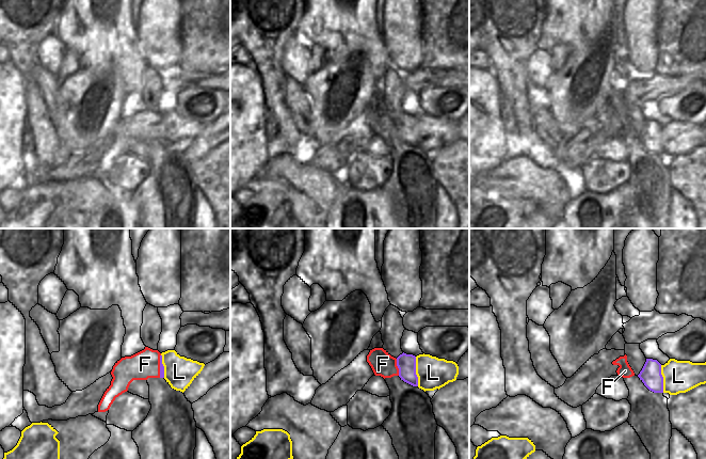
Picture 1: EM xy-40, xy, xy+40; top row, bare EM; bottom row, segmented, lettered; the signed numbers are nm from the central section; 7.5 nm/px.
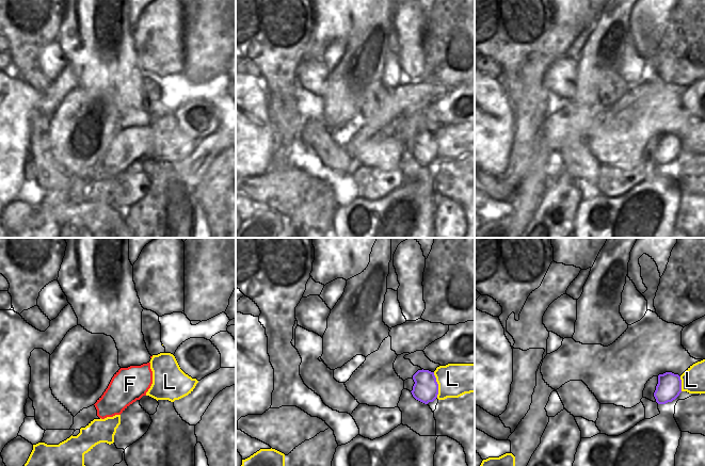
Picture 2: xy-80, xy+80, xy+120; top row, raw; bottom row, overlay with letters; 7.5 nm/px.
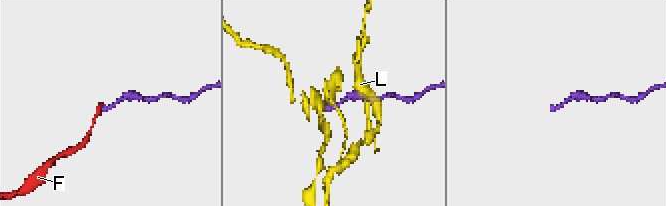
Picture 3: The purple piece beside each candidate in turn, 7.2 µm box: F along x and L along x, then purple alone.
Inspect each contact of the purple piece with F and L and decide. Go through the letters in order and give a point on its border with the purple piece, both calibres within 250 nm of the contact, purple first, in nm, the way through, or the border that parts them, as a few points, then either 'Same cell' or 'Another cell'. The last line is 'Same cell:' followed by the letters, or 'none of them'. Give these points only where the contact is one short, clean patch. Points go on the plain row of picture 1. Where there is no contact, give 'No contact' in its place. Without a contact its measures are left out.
F: Touches purple at xy-40 (160, 127). Thickness 30 nm (purple) against 220 nm. Same cell
L: Touches purple at xy (415, 132). Thickness 140 nm (purple) against 240 nm. Another cell
Same cell: F.

